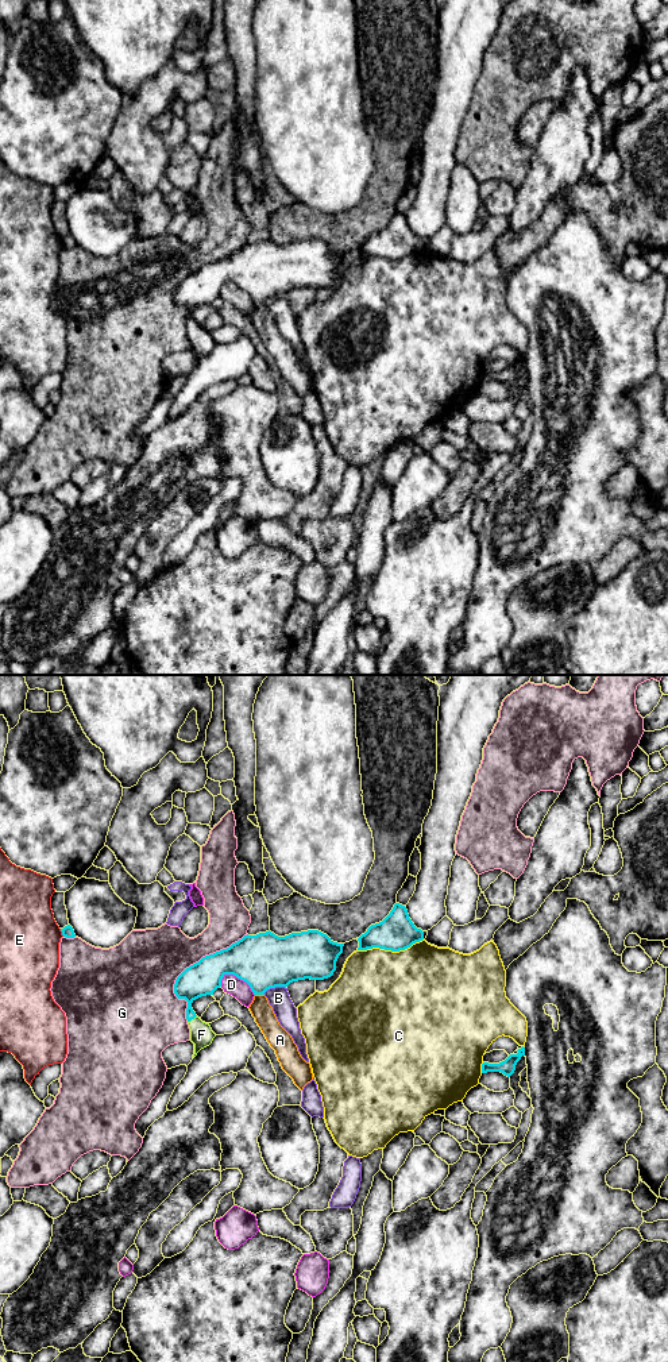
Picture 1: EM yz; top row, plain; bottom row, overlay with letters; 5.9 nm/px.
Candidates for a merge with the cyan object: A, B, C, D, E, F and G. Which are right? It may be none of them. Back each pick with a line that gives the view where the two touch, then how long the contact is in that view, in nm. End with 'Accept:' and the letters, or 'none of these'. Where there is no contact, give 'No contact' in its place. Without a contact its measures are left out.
F: Touches cyan in yz. Shared border 70 nm
Accept: F

